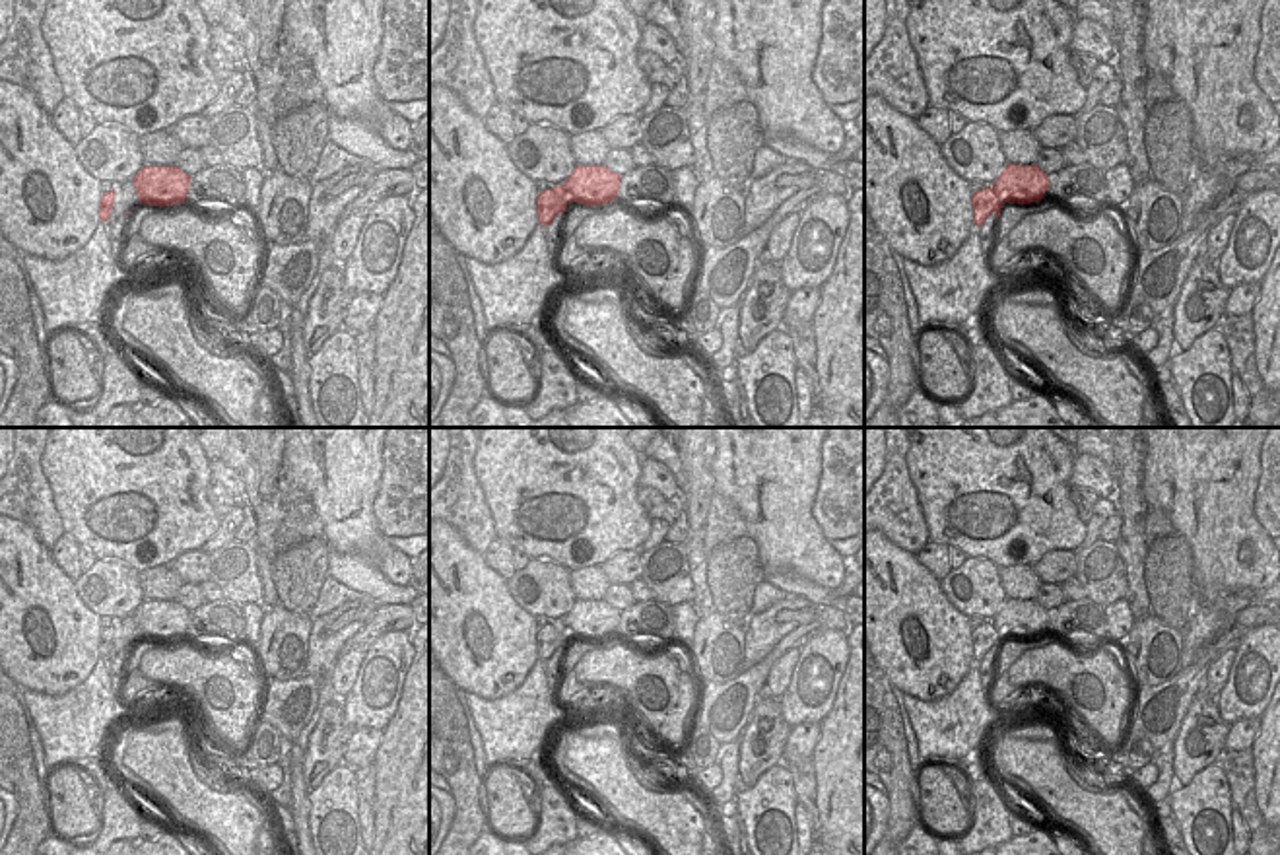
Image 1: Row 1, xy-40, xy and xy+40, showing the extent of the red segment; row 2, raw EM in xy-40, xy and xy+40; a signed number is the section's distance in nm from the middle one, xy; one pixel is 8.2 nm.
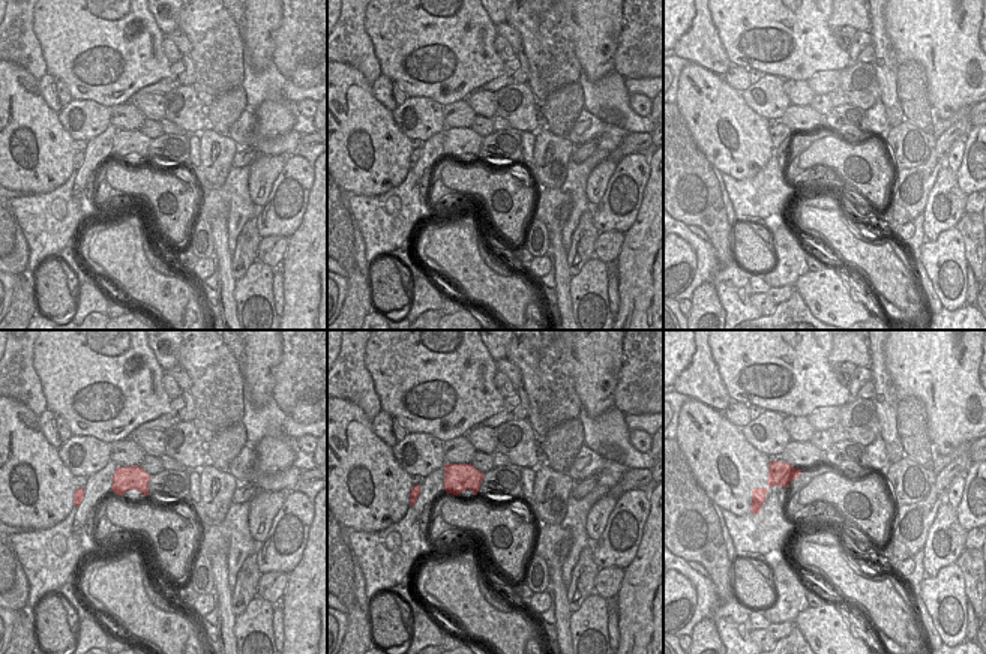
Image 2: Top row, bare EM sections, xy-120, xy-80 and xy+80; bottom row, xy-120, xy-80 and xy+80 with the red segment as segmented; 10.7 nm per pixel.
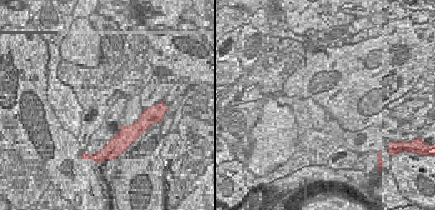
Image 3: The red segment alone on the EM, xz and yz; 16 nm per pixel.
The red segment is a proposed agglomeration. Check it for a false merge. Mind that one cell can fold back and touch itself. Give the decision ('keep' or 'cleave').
cleave

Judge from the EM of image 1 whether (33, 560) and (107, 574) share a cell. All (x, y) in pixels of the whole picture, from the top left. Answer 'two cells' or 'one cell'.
one cell

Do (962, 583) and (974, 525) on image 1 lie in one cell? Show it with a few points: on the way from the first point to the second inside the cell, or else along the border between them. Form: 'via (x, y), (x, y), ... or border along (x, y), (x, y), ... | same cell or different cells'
border along (968, 556), (985, 556), (995, 566) | different cells

